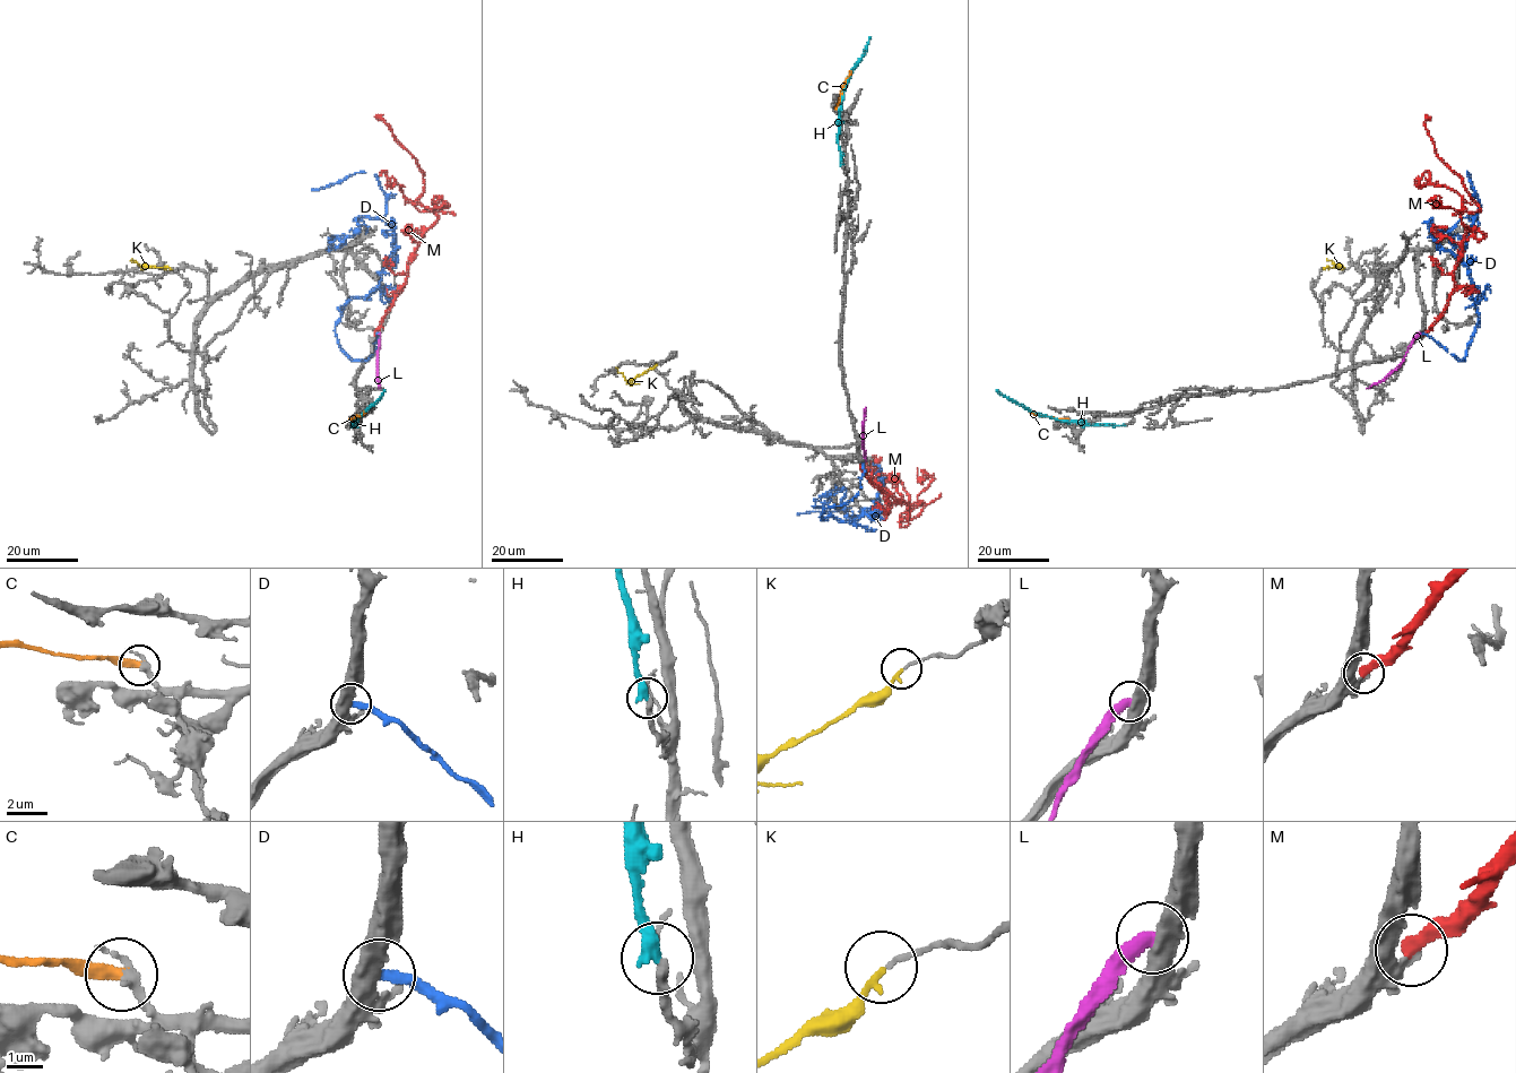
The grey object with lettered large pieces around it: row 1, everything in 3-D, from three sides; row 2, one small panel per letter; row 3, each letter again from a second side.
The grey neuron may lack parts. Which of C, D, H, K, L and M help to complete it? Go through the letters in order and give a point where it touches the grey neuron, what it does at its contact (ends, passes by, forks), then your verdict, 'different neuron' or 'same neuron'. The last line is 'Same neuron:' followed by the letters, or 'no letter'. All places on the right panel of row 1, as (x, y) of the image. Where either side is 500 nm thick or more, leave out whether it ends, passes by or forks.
C: meets grey at (1067, 420); it ends there; same neuron
D: meets grey at (1422, 334); different neuron
H: meets grey at (1124, 425); it ends there; different neuron
K: meets grey at (1323, 268); it ends there; same neuron
L: meets grey at (1420, 331); different neuron
M: meets grey at (1423, 334); it ends there; different neuron
Same neuron: C, K

